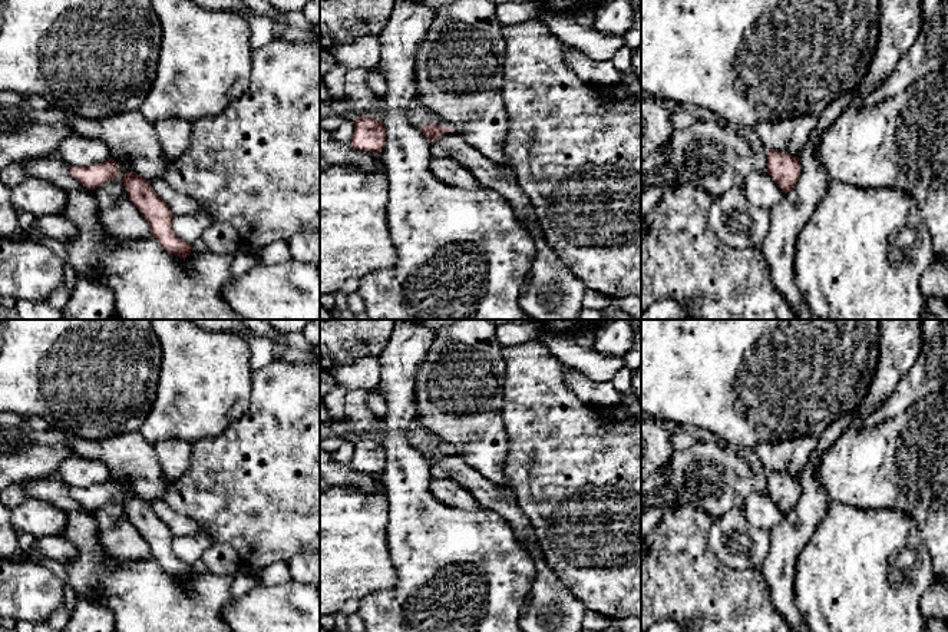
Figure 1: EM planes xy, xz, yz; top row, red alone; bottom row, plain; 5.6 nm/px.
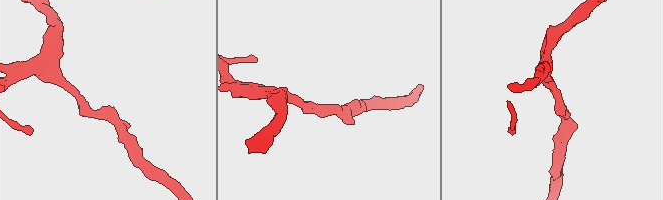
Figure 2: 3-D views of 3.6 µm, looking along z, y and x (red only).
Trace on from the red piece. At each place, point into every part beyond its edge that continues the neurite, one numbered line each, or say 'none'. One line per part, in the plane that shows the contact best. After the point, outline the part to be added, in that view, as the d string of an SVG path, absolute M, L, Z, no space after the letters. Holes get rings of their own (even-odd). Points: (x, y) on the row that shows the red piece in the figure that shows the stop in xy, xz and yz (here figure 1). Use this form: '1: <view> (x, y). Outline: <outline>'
none

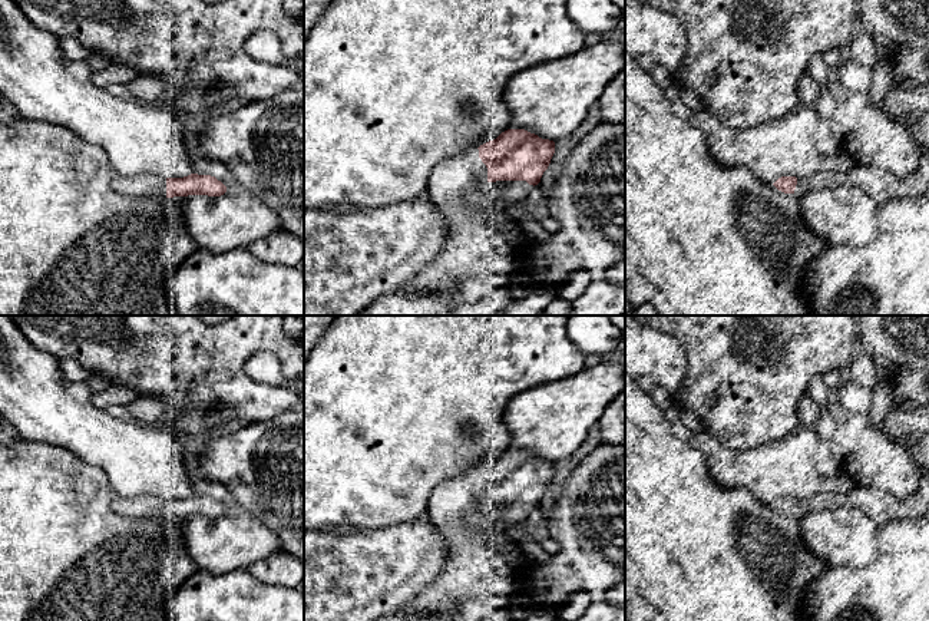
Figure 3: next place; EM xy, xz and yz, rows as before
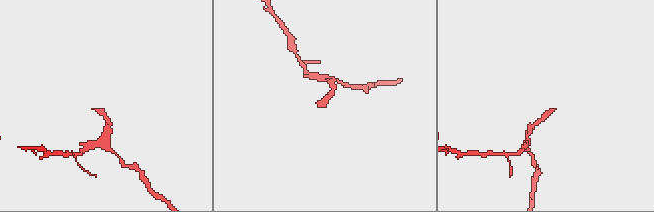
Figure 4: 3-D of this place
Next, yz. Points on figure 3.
1: yz (804, 184). Outline: M807 176L797 178L797 185L796 185L796 189L794 189L794 195L801 198L803 195L806 195L811 189L811 186L814 184L816 184L816 181L811 179L811 178L807 178Z

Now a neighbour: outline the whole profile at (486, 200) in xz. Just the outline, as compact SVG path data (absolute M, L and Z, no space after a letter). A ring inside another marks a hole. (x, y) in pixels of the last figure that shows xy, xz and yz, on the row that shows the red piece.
M496 181L479 184L475 186L473 195L470 196L473 209L482 212L487 222L502 234L503 222L520 222L520 218L516 218L510 212L512 202L506 202L499 195L499 188L510 182L512 181Z

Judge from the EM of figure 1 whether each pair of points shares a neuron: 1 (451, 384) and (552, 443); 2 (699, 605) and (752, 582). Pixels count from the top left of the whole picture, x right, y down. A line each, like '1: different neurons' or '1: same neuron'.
1: different neurons
2: same neuron

